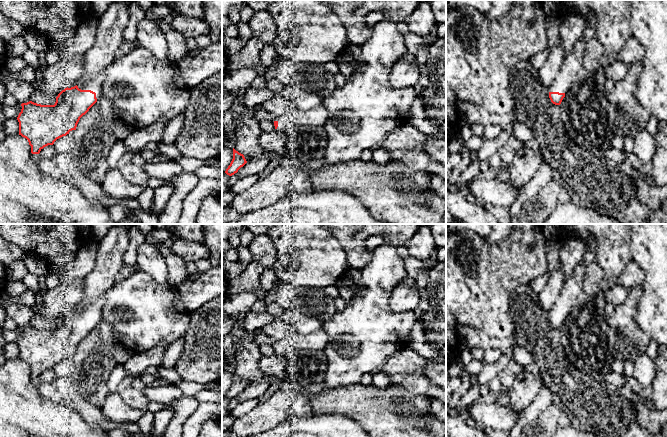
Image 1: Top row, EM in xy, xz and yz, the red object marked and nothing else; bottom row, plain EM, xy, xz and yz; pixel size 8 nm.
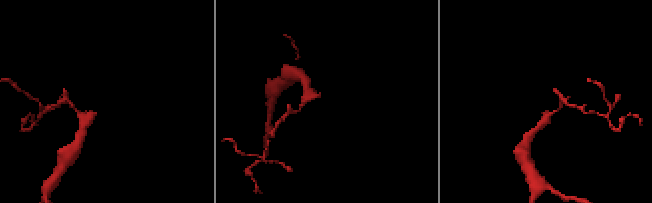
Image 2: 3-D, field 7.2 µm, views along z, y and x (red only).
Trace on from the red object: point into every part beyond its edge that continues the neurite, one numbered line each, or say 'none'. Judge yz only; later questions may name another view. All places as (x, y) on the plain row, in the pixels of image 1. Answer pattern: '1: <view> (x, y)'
1: yz (572, 288)

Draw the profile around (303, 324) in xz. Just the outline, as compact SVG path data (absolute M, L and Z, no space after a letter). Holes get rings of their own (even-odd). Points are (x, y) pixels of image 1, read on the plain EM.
M287 311L277 319L291 325L300 334L308 335L323 329L323 322L303 315L299 311Z

